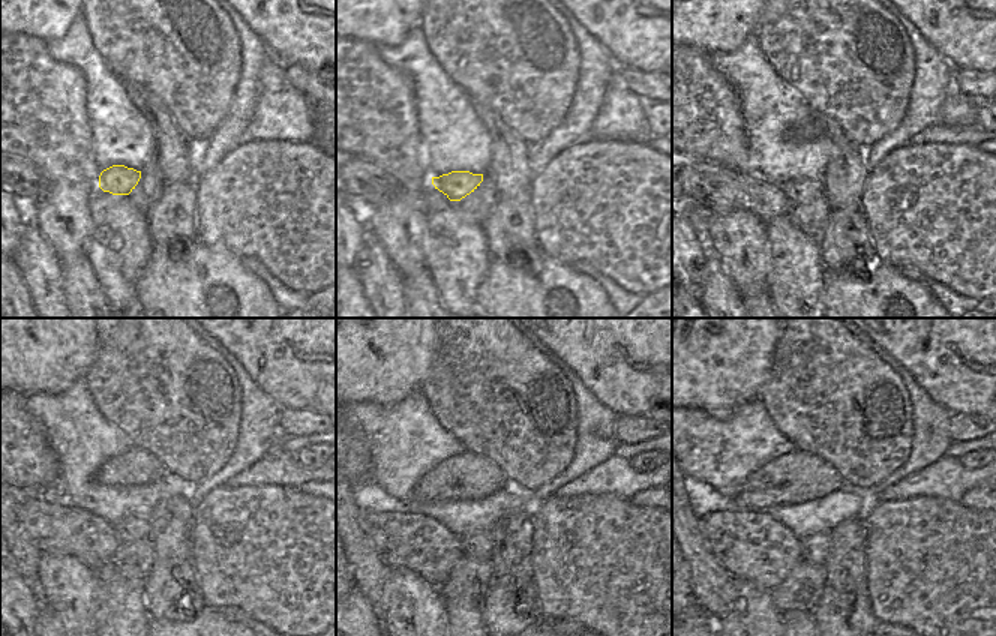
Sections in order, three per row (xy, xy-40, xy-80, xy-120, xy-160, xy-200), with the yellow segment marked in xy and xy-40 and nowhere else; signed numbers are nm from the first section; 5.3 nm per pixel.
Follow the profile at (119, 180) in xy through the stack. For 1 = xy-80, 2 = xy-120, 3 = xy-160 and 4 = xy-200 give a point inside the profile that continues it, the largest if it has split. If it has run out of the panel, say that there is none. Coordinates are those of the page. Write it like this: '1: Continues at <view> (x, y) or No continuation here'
1: Continues at xy-80 (797, 191)
2: Continues at xy-120 (129, 530)
3: Continues at xy-160 (479, 545)
4: Continues at xy-200 (815, 549).

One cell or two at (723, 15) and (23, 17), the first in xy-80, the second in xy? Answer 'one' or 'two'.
one

